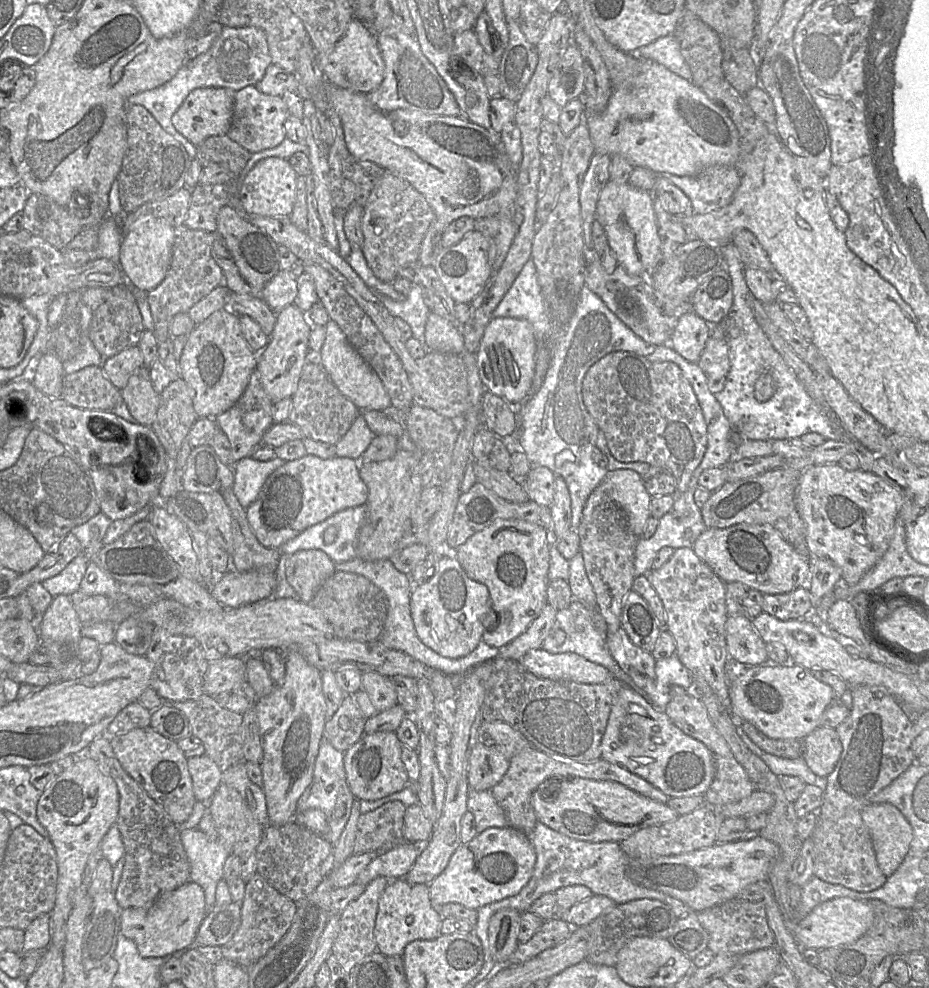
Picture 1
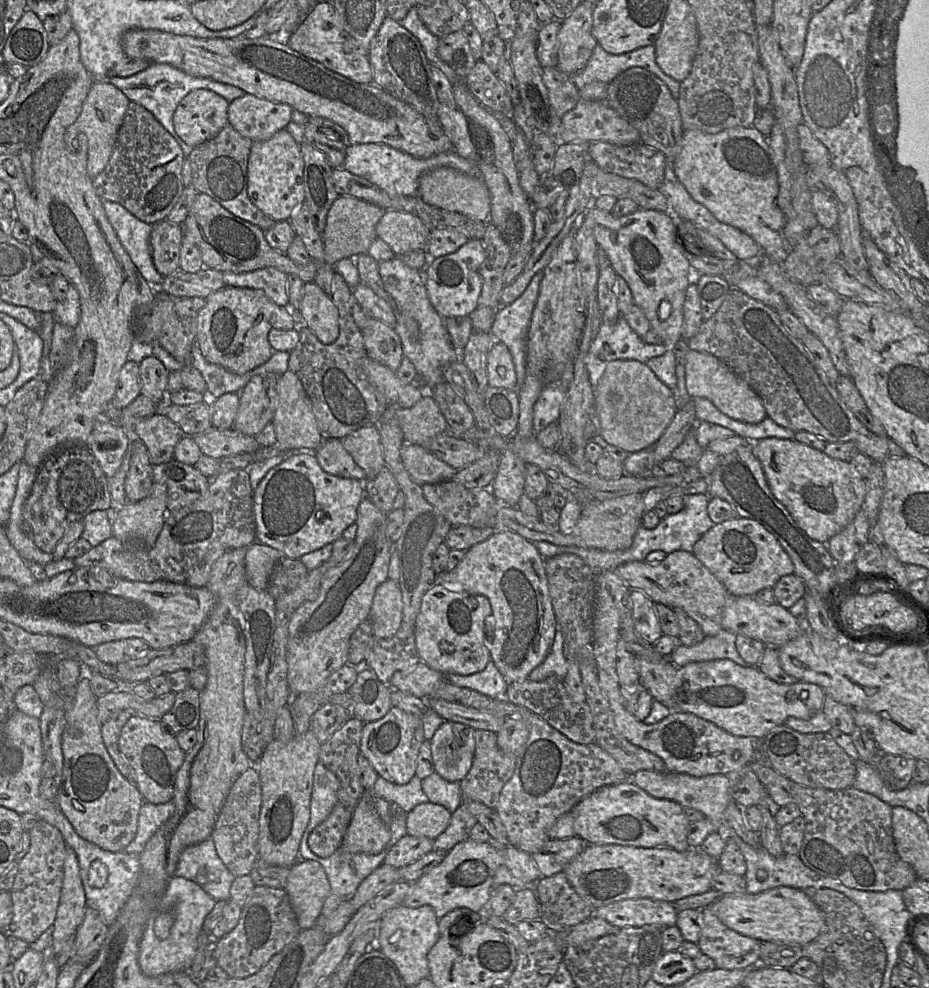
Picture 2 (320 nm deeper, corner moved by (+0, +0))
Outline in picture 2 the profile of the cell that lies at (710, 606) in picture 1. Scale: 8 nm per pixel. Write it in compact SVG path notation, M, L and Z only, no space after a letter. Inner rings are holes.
M674 551L658 563L626 562L619 565L615 572L630 589L643 592L654 603L682 609L699 624L705 636L714 636L722 630L722 612L729 593L692 553Z

